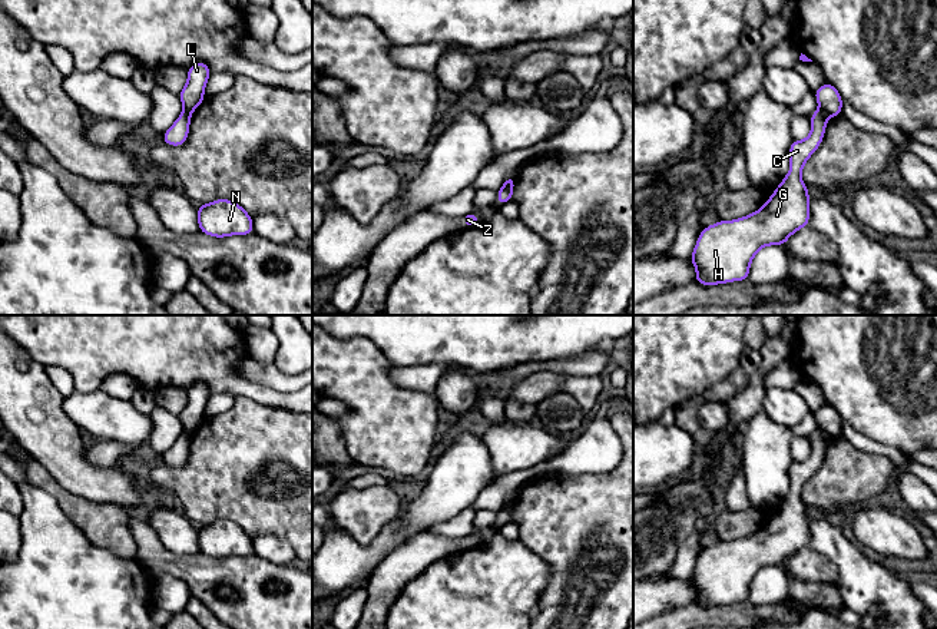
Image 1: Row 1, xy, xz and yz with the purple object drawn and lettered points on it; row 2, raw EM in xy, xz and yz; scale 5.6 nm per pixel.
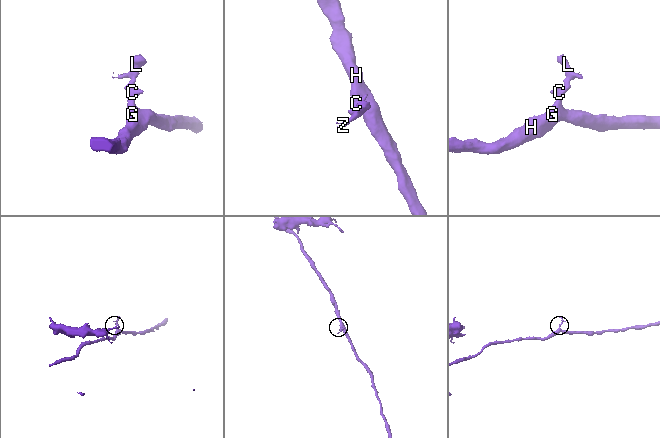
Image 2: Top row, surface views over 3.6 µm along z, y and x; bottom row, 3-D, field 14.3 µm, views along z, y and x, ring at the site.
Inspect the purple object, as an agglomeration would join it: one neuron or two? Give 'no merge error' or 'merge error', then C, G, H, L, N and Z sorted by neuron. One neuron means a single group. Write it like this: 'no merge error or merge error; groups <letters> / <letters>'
merge error; groups C G H N / L Z

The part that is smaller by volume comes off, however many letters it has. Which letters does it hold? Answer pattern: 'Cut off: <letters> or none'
Cut off: L, Z

